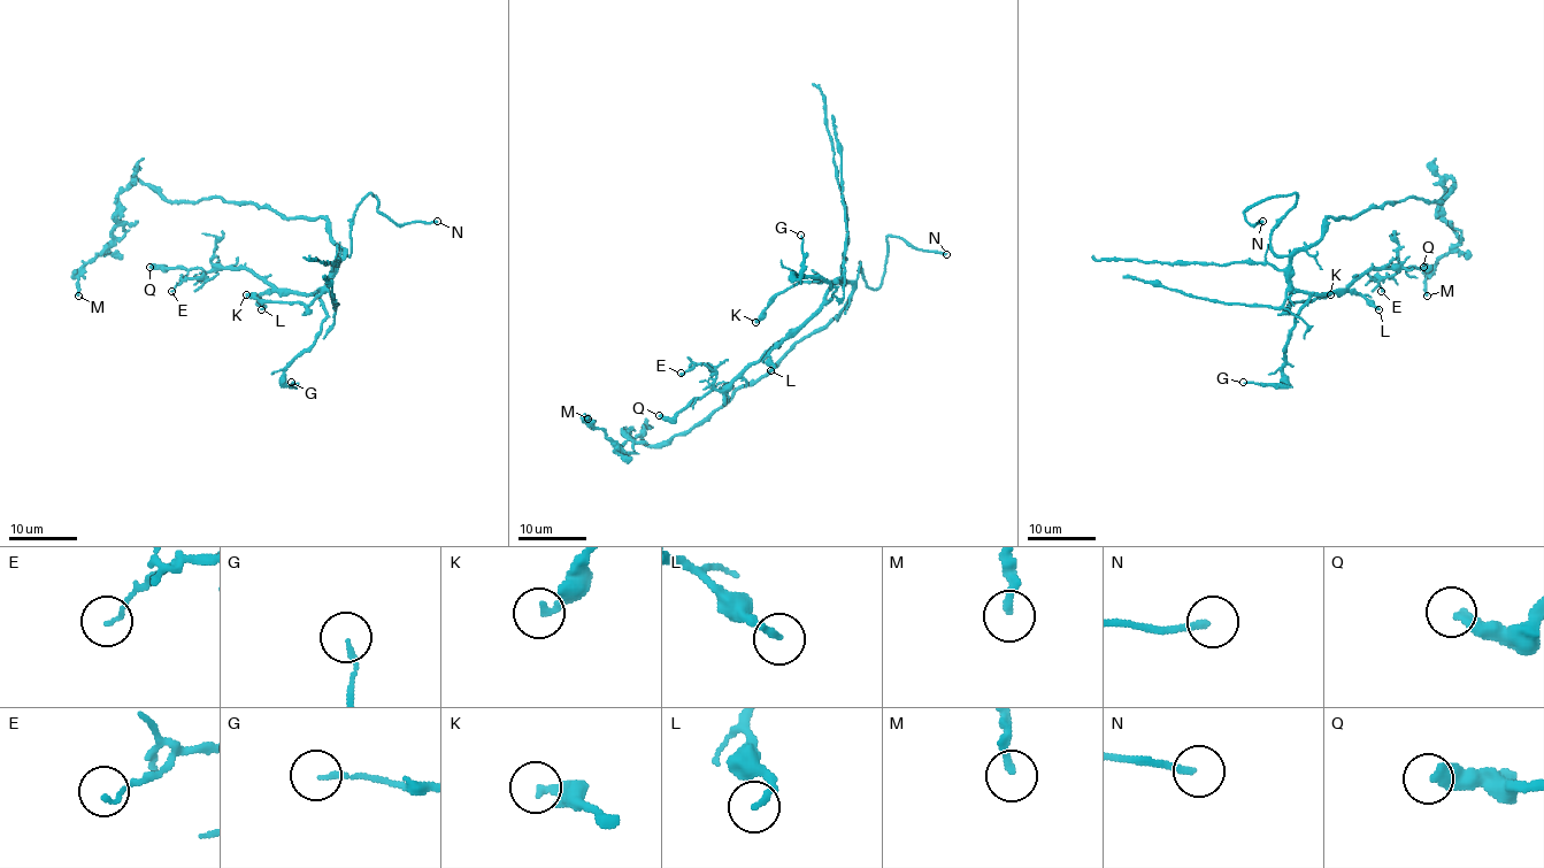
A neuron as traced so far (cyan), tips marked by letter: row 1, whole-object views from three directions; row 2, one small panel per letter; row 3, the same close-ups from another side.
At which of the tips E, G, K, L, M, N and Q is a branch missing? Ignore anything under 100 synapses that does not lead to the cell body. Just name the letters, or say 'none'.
N

